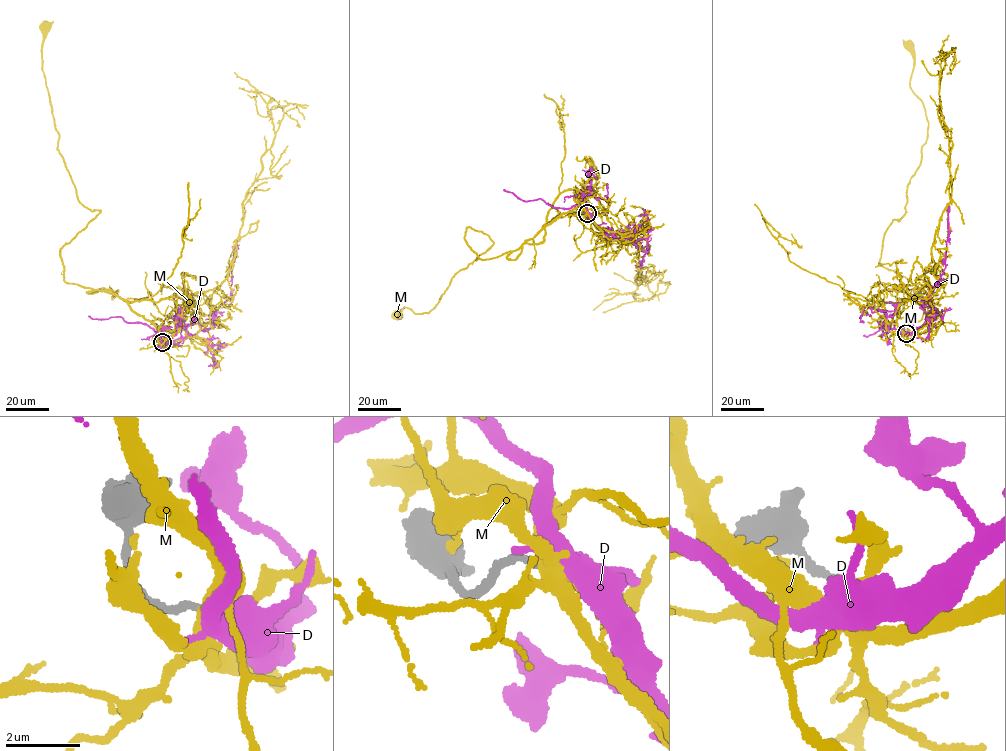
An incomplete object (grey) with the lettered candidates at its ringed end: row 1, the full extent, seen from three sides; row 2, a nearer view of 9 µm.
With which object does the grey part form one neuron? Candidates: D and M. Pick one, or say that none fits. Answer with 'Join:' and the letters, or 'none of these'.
Join: D

